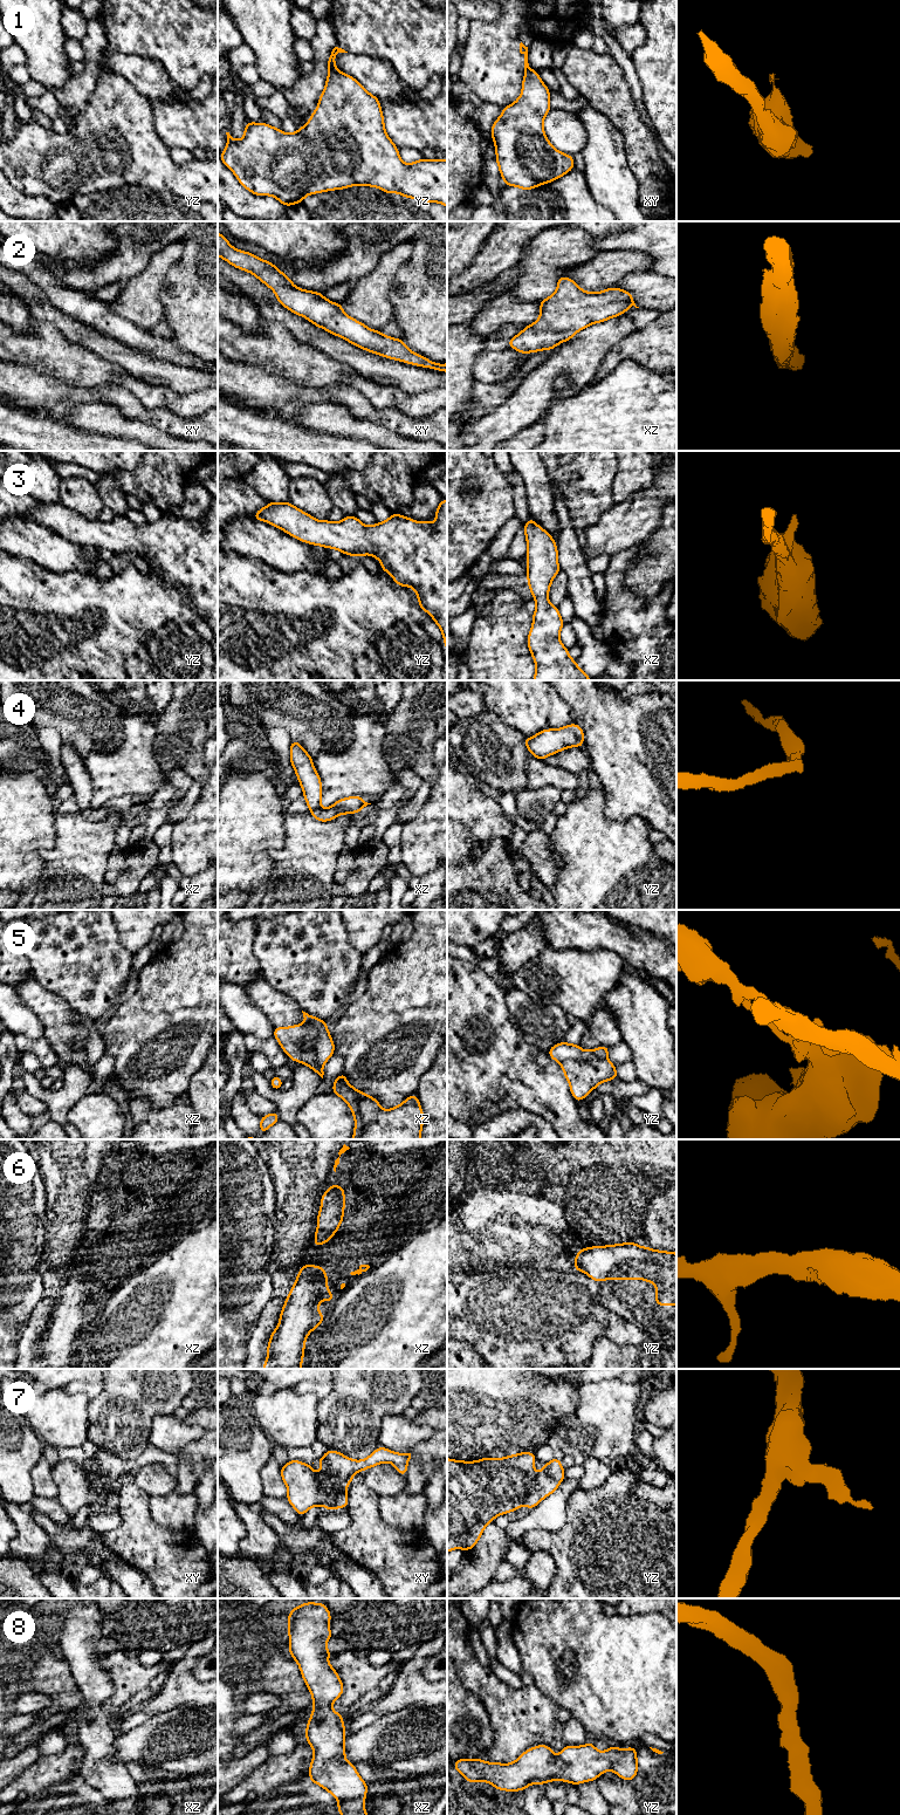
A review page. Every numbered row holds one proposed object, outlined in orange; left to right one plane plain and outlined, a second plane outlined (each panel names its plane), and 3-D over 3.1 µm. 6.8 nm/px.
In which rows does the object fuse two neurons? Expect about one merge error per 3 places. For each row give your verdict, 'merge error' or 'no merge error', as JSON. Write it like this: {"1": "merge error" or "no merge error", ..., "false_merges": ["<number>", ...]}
{"1": "merge error", "2": "no merge error", "3": "no merge error", "4": "no merge error", "5": "merge error", "6": "no merge error", "7": "merge error", "8": "no merge error", "false_merges": ["1", "5", "7"]}

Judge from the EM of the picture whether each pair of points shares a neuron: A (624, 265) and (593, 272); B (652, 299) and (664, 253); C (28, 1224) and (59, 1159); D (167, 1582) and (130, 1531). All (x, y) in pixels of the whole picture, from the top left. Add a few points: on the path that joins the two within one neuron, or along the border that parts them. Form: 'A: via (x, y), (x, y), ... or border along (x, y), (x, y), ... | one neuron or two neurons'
A: via (617, 265), (600, 269) | one neuron
B: border along (648, 271), (664, 276) | two neurons
C: border along (39, 1166), (42, 1171) | two neurons
D: via (167, 1569), (143, 1543) | one neuron

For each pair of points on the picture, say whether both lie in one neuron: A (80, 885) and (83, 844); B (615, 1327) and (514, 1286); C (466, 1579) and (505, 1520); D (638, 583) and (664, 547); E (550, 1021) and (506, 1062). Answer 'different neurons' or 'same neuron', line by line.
A: same neuron
B: same neuron
C: same neuron
D: same neuron
E: different neurons

